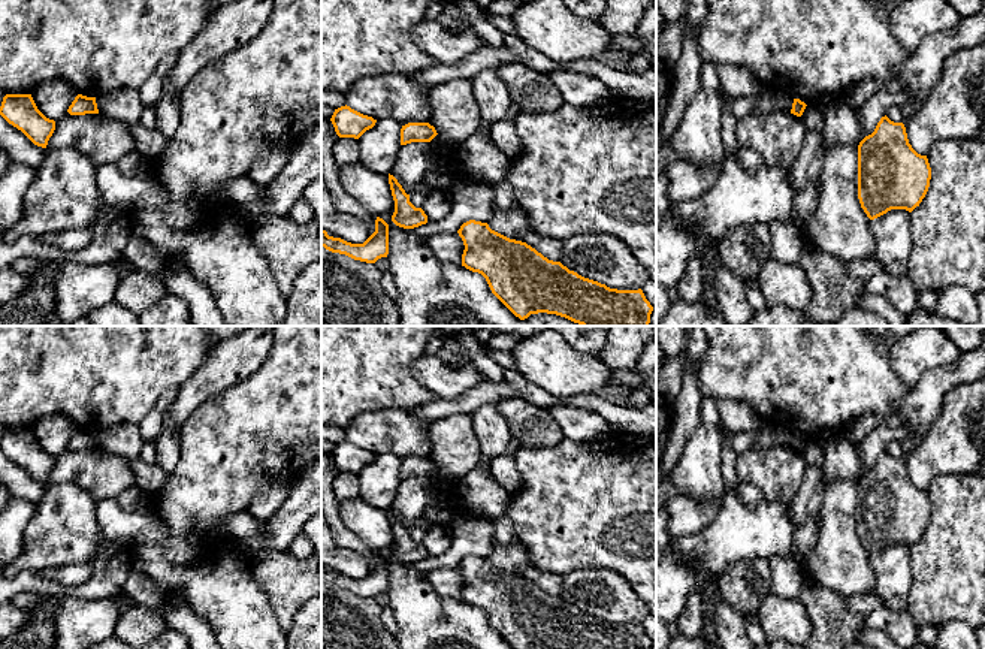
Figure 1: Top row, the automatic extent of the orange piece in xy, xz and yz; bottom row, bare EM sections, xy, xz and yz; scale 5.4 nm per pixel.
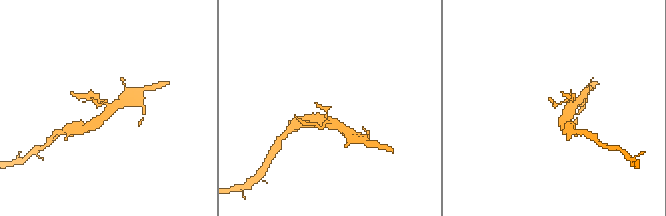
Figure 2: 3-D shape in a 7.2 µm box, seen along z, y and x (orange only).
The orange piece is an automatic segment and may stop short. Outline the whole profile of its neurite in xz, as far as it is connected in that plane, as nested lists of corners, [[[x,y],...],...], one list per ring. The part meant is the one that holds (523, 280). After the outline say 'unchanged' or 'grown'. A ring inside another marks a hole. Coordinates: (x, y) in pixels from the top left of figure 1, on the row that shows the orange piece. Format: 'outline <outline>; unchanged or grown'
outline [[[469,220],[457,230],[463,241],[462,266],[481,274],[492,293],[520,320],[547,313],[565,317],[581,326],[649,326],[653,307],[641,289],[617,290],[569,271],[526,242],[510,239],[487,223]]]; unchanged

